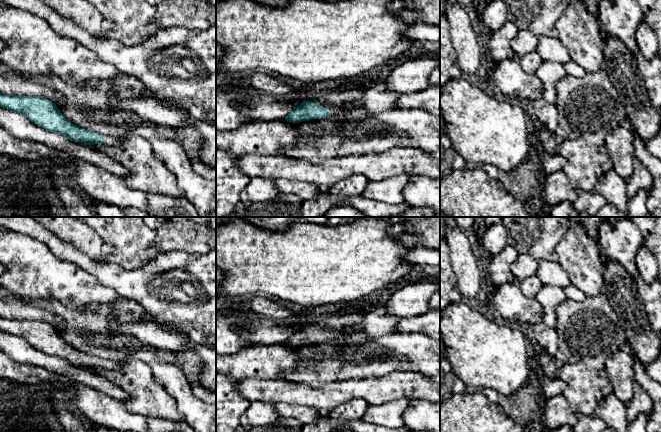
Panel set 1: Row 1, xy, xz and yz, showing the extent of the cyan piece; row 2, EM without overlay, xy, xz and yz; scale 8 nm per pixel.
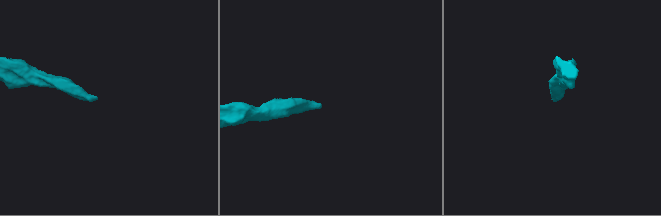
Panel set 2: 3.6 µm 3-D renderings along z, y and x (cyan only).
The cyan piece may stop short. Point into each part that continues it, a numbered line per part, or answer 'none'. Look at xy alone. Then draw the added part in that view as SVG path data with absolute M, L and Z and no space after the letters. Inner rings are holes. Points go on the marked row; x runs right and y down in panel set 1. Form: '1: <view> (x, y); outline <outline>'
1: xy (110, 141); outline M106 136L105 144L108 146L116 145L119 142L119 138Z

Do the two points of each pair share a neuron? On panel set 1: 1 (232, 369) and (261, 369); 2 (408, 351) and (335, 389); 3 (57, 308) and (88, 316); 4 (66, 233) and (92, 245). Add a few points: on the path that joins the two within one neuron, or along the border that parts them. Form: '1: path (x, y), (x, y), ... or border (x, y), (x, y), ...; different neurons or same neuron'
1: path (239, 368), (254, 368); same neuron
2: border (374, 376), (355, 380), (332, 381), (328, 384); different neurons
3: path (65, 313), (70, 316), (80, 316); same neuron
4: path (72, 233), (78, 233), (86, 240); same neuron

